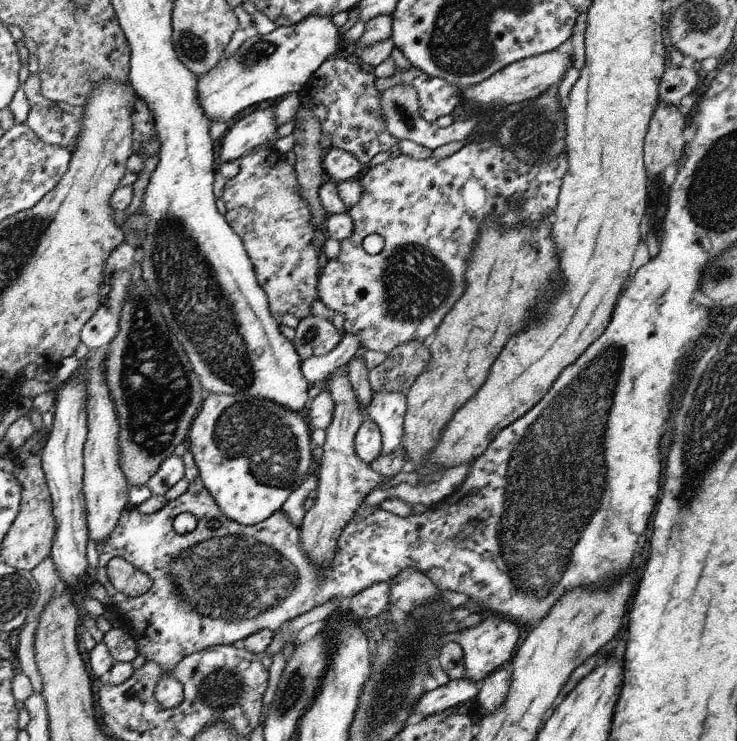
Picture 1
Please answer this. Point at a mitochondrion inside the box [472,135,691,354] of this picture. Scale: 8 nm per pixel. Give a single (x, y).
(531, 290)

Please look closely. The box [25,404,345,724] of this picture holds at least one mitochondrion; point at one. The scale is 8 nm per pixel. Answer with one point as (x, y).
(221, 577)

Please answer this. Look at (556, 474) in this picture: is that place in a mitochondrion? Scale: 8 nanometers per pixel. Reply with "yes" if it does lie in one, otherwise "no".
yes

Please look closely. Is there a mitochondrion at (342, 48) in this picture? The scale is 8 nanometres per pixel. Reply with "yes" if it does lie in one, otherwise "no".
no

